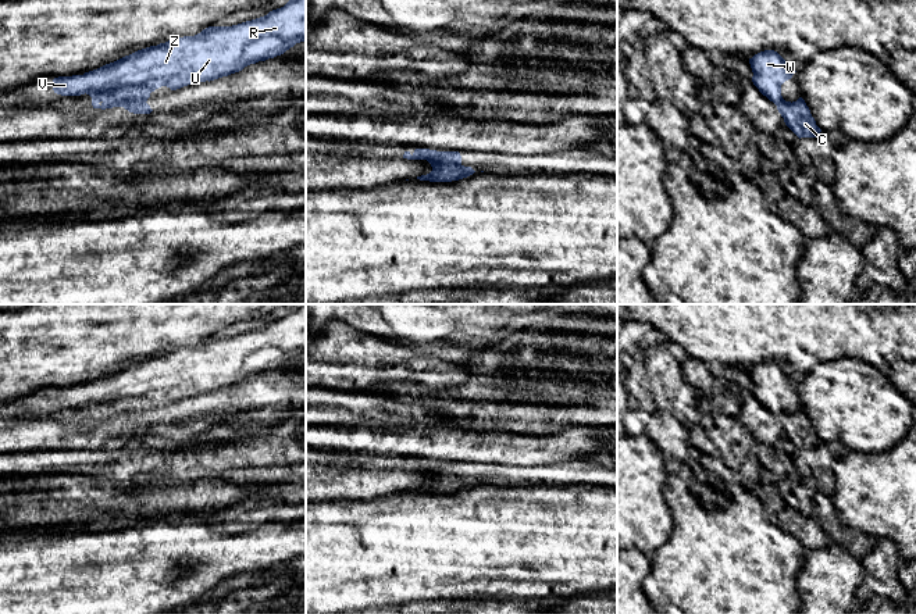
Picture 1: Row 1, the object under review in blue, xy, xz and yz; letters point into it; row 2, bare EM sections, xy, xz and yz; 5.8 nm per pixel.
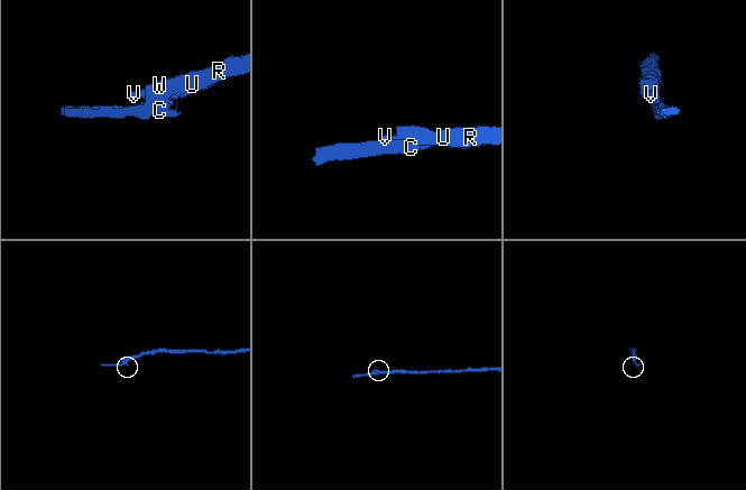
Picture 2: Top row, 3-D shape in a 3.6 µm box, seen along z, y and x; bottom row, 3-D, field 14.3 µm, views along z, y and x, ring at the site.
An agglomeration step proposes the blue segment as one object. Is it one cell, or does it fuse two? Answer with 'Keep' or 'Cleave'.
Cleave

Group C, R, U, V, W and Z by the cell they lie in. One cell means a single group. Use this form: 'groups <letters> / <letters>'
groups C / R U V W Z

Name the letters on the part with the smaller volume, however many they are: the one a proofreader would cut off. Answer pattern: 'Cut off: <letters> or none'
Cut off: C

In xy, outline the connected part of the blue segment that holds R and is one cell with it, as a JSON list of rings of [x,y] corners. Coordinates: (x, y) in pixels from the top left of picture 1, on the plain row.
[[[296,304],[289,313],[267,326],[232,338],[208,338],[195,347],[183,347],[138,361],[114,374],[83,386],[53,390],[53,401],[61,407],[89,406],[93,420],[124,418],[146,414],[150,404],[161,397],[171,401],[214,392],[242,382],[250,375],[284,365],[306,351],[306,304]]]

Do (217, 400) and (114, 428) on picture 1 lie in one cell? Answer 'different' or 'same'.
different

